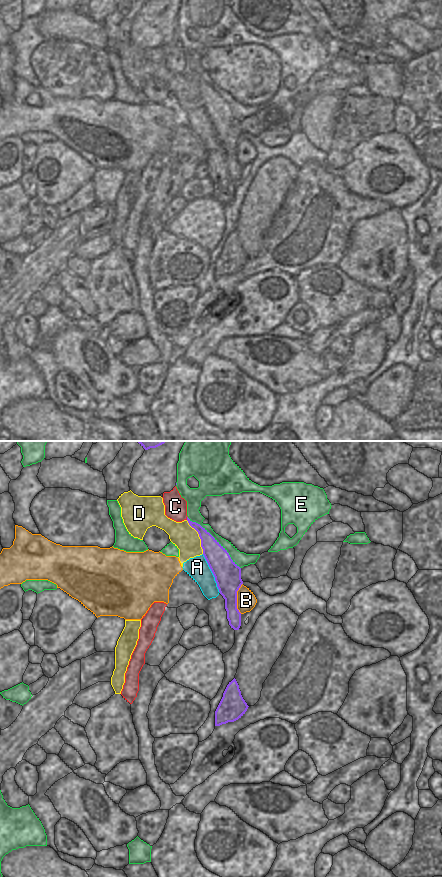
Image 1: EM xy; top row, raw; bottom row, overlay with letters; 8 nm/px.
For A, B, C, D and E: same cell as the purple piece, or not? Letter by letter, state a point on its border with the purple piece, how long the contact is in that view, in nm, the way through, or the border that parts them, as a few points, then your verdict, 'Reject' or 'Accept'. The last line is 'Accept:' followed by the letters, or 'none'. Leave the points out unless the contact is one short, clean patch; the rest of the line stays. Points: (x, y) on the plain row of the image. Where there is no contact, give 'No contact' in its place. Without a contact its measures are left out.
A: Touches purple at xy (212, 124). Shared border 340 nm. Reject
B: Touches purple at xy (236, 150). Shared border 240 nm. Boundary: xy (242, 135), (237, 143), (237, 161), (240, 165). Reject
C: Touches purple at xy (187, 70). Shared border 30 nm. Reject
D: Touches purple at xy (199, 88). Shared border 300 nm. Reject
E: Touches purple at xy (215, 92). Shared border 600 nm. Reject
Accept: none

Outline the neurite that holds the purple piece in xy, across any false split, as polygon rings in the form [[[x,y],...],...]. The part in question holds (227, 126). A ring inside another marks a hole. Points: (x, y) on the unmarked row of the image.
[[[188,69],[187,73],[199,86],[203,107],[215,129],[219,144],[225,151],[229,177],[234,182],[239,182],[241,165],[237,161],[237,143],[243,136],[241,120],[231,111],[227,102],[205,80],[196,74],[192,74]]]

